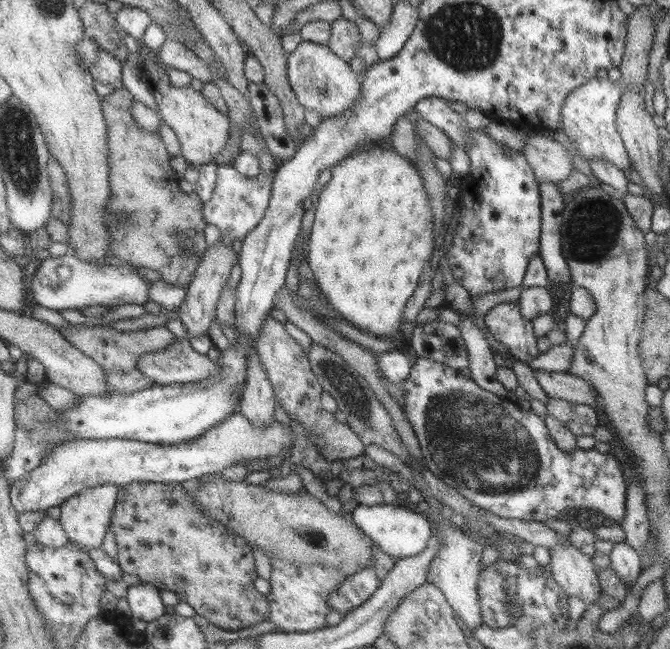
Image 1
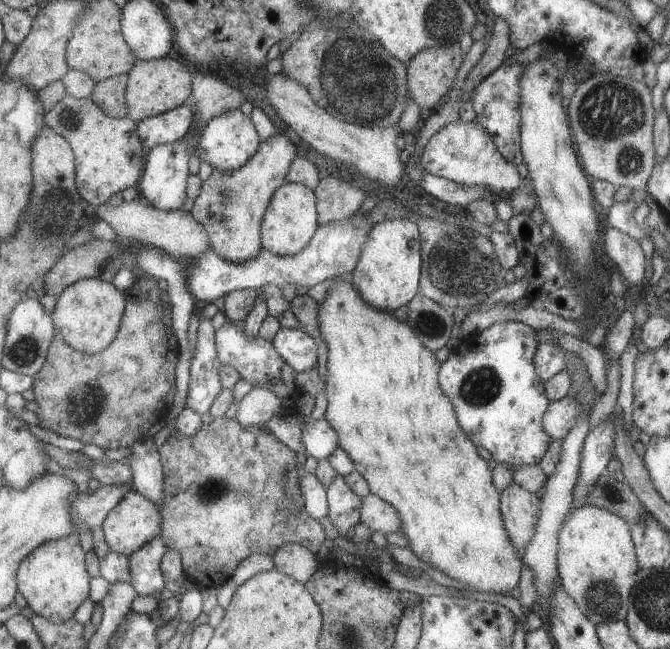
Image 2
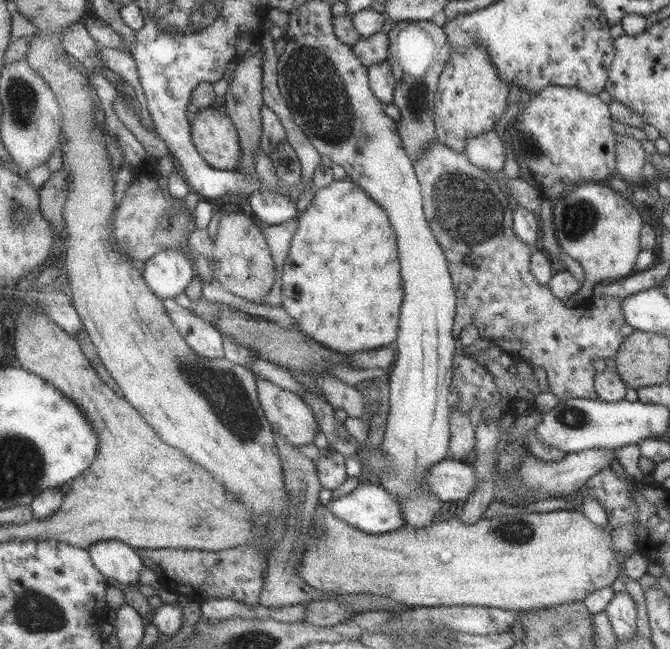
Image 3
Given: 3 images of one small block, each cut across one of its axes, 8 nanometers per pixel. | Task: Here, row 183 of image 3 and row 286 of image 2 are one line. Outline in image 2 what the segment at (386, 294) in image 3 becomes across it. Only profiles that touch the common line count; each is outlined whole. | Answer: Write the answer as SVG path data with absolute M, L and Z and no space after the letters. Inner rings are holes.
M351 273L344 276L342 280L338 280L337 277L332 279L332 286L328 290L327 297L322 303L318 303L318 326L320 326L322 333L321 339L326 342L328 347L328 373L325 388L328 404L325 419L333 429L336 429L339 436L339 446L350 455L356 470L362 474L371 492L392 504L392 507L398 512L398 516L402 520L402 532L407 537L412 552L422 562L438 568L440 572L444 572L452 580L462 582L466 586L472 586L474 591L503 593L514 590L520 582L520 570L522 570L523 560L521 555L516 552L516 548L512 546L512 542L508 538L508 532L504 528L500 508L501 492L494 486L493 474L488 469L488 463L478 453L477 446L464 434L464 429L460 428L452 401L448 396L442 394L442 390L438 386L438 370L440 370L441 364L437 360L435 352L426 348L418 340L407 321L401 322L392 312L378 310L372 304L368 304L354 286L354 278L352 278Z

